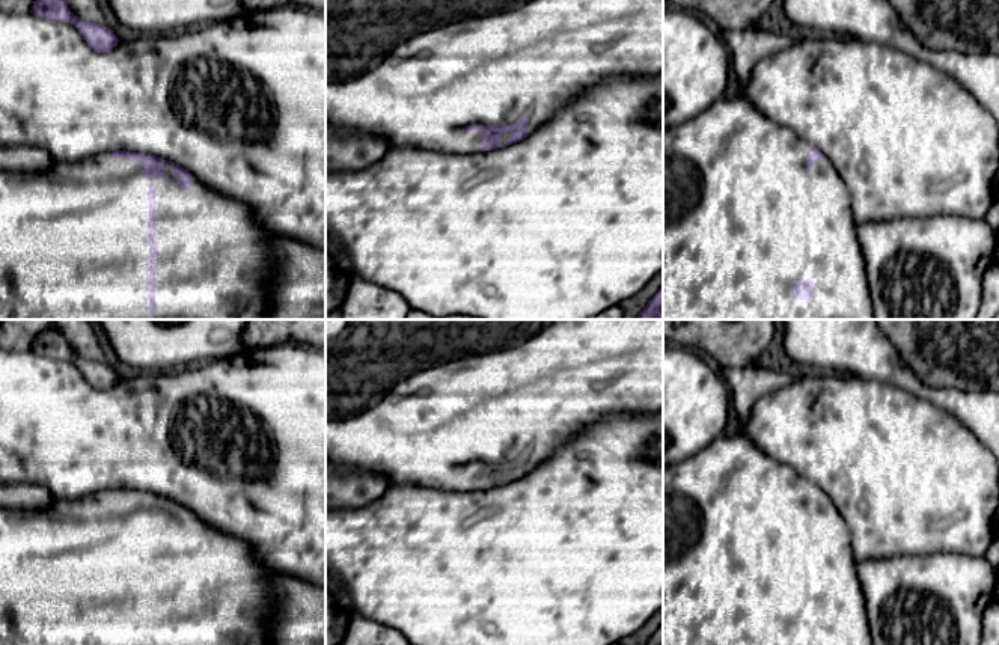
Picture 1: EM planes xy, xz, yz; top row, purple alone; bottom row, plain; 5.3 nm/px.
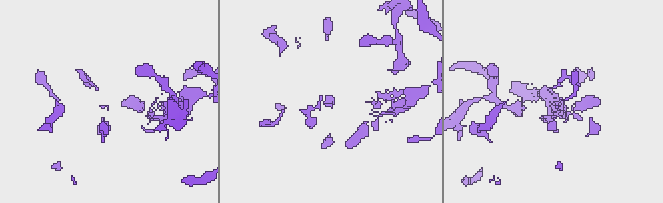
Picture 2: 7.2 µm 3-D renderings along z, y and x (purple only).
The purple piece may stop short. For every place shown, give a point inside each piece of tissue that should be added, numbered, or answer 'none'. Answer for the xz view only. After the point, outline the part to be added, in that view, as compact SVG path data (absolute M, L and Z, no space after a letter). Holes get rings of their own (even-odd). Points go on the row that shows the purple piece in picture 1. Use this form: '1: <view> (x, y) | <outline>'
1: xz (415, 73) | M325 0L325 124L327 124L327 125L331 125L331 127L333 127L333 128L335 128L335 130L336 130L336 133L338 133L338 134L339 134L339 136L353 136L353 134L354 134L354 133L371 133L371 134L372 134L372 136L378 136L378 137L383 137L383 139L386 139L386 140L387 140L387 143L389 143L389 148L416 148L416 149L425 149L425 151L437 151L437 152L445 152L445 154L476 154L476 152L487 152L487 151L484 151L484 149L481 149L481 148L479 148L479 146L481 146L481 145L482 145L482 139L481 139L481 134L479 134L479 133L476 133L476 131L466 131L466 130L464 130L464 128L466 128L466 127L467 127L467 125L512 125L512 124L515 124L515 122L517 122L517 121L518 121L518 119L520 119L520 118L521 118L521 116L523 116L523 115L526 115L526 113L527 113L527 115L529 115L529 134L532 134L532 133L533 133L533 131L535 131L535 130L536 130L536 128L538 128L538 127L541 127L541 125L544 125L544 124L547 124L547 122L548 122L548 121L550 121L550 119L551 119L551 118L553 118L553 116L554 116L554 115L556 115L556 113L558 113L558 112L559 112L559 110L561 110L561 109L562 109L562 107L564 107L564 105L567 105L567 104L568 104L568 102L570 102L570 101L571 101L571 99L574 99L574 98L576 98L576 96L579 96L579 95L580 95L580 93L583 93L583 92L585 92L585 90L586 90L586 89L588 89L588 87L591 87L591 86L594 86L594 84L598 84L598 83L601 83L601 81L603 81L603 80L609 80L609 78L613 78L613 77L621 77L621 75L630 75L630 77L657 77L657 75L661 75L661 74L663 74L663 0Z

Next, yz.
1: yz (743, 219) | M743 92L731 99L722 96L692 121L663 130L663 319L874 319L850 193L826 155L806 170L809 146L793 130L764 116ZM796 279L814 282L811 300L793 295Z

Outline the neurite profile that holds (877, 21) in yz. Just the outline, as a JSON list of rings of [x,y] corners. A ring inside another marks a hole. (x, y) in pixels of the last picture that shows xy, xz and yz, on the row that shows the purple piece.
[[[784,0],[784,9],[793,24],[892,47],[948,74],[993,115],[999,130],[999,54],[927,48],[903,24],[887,0]]]

